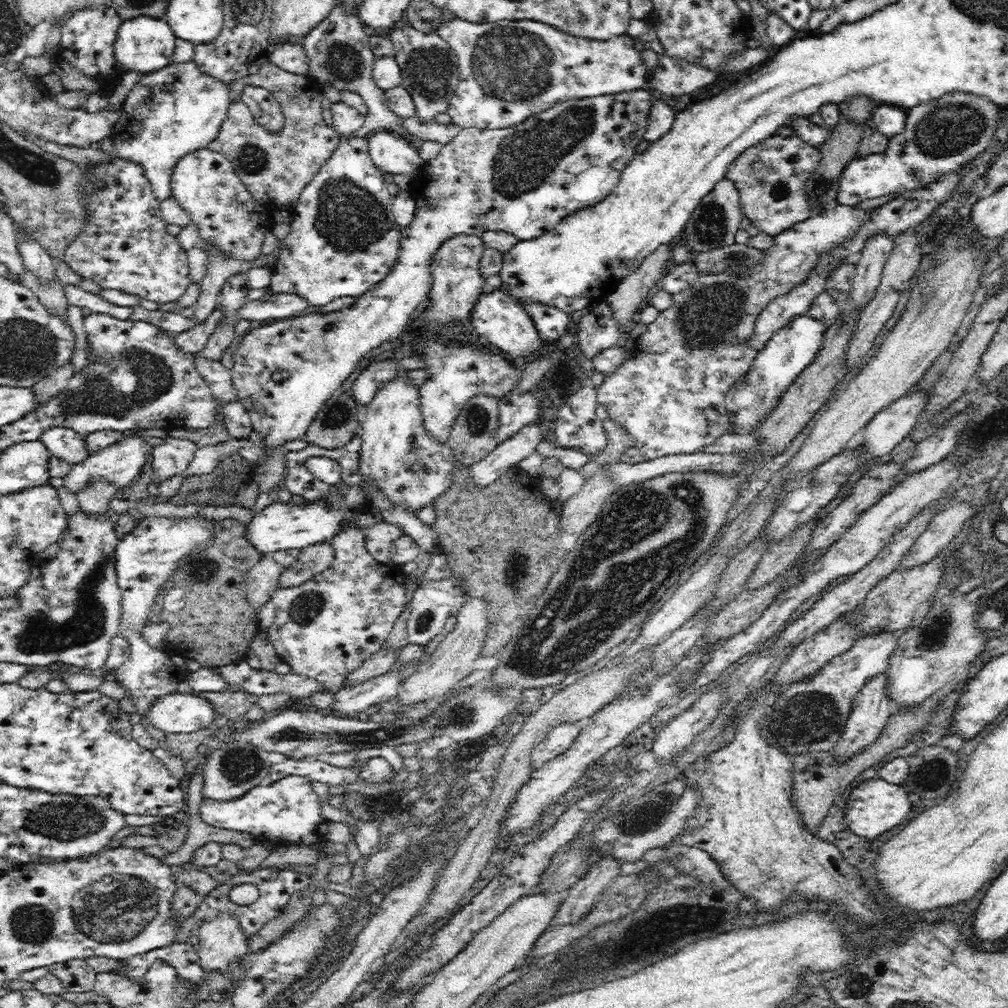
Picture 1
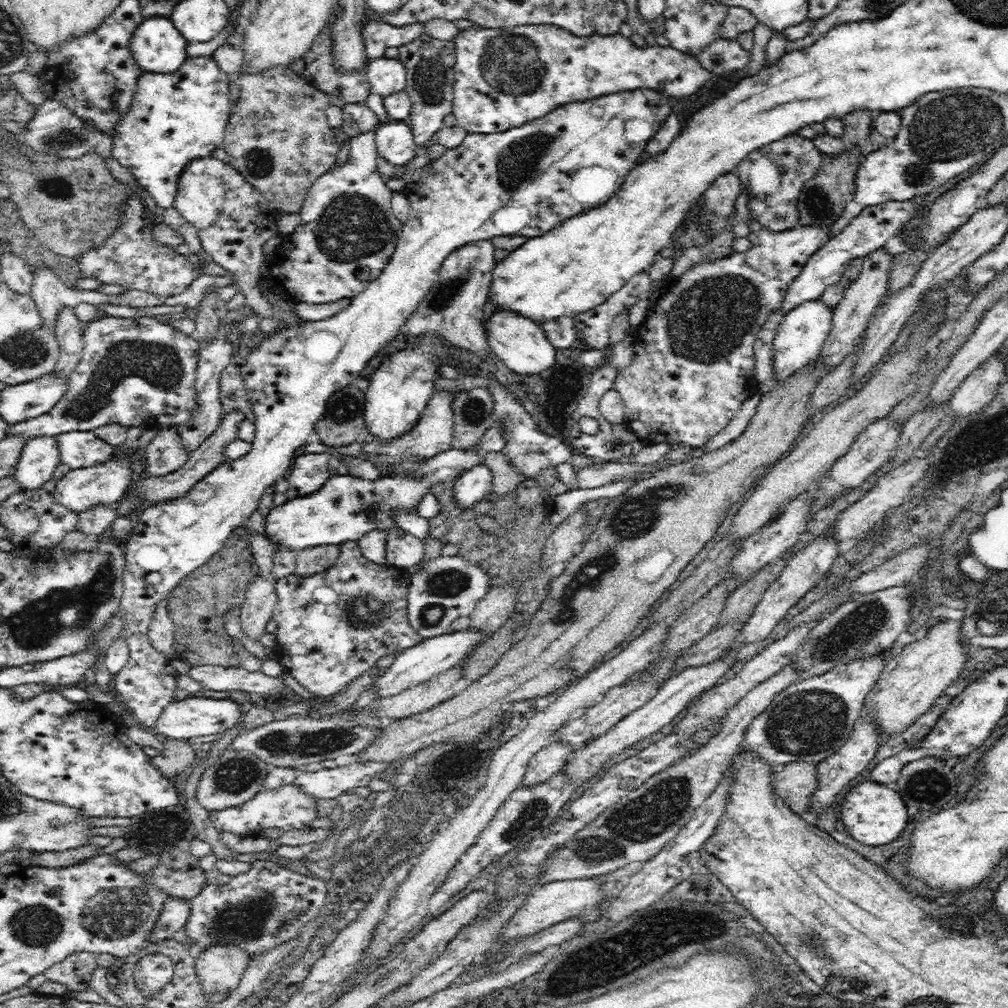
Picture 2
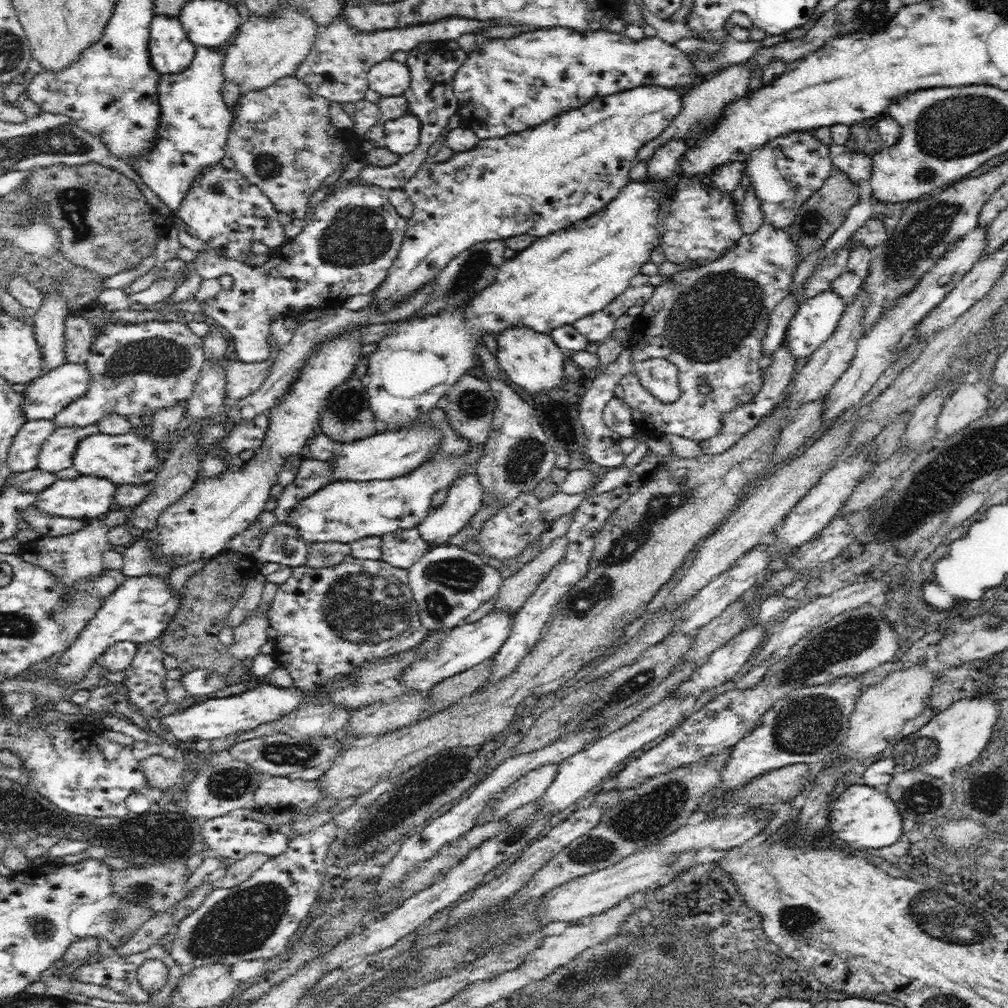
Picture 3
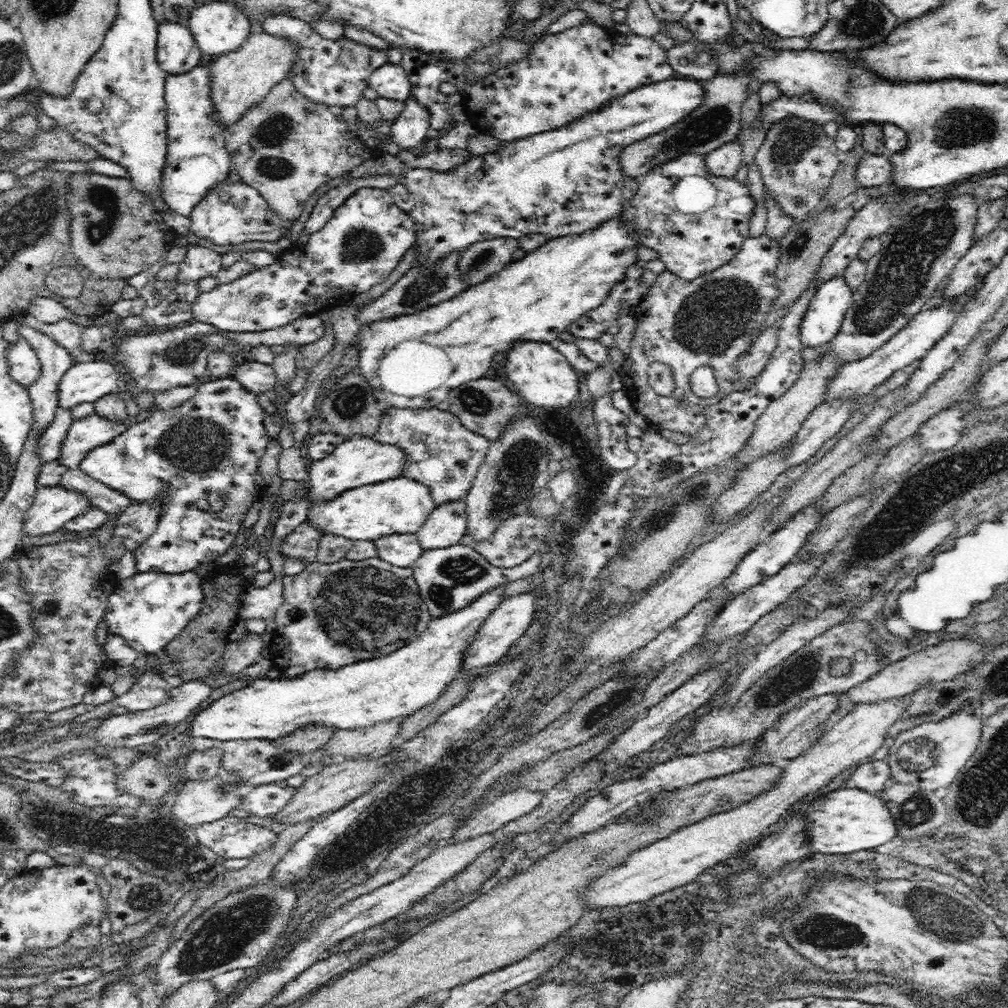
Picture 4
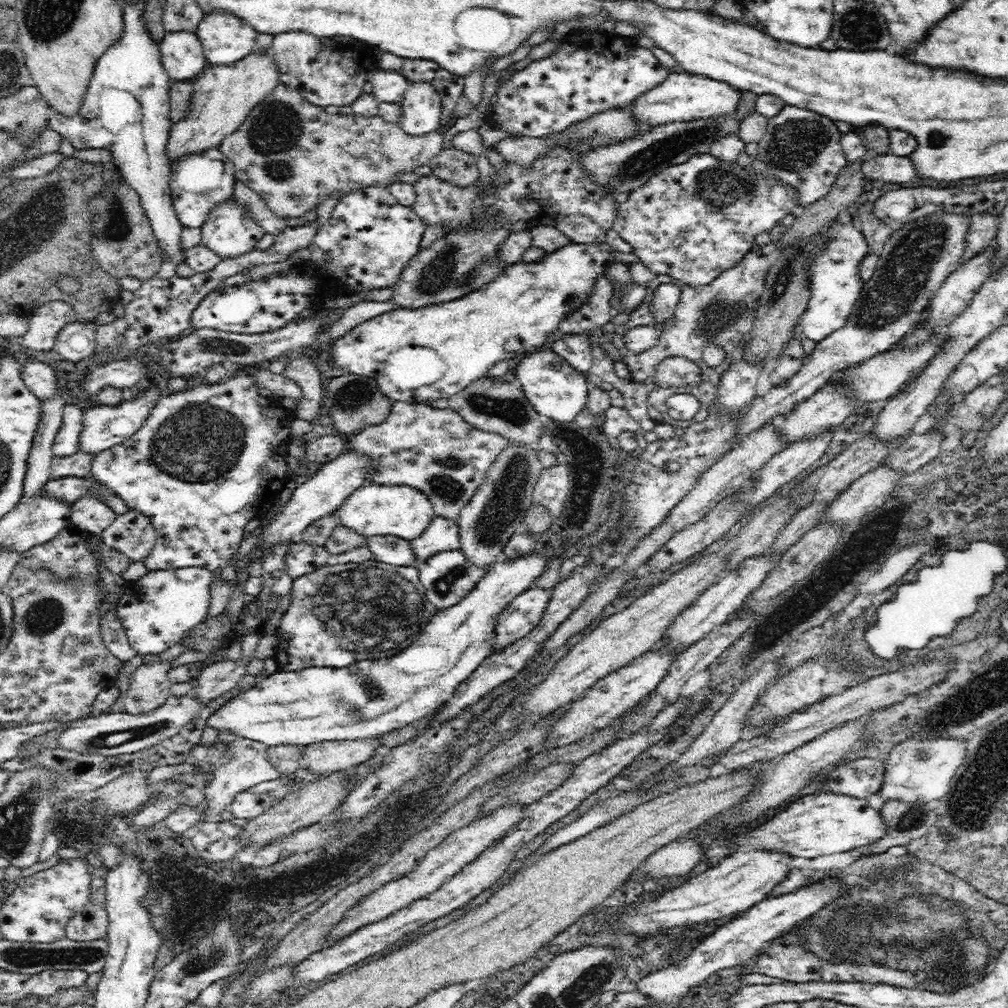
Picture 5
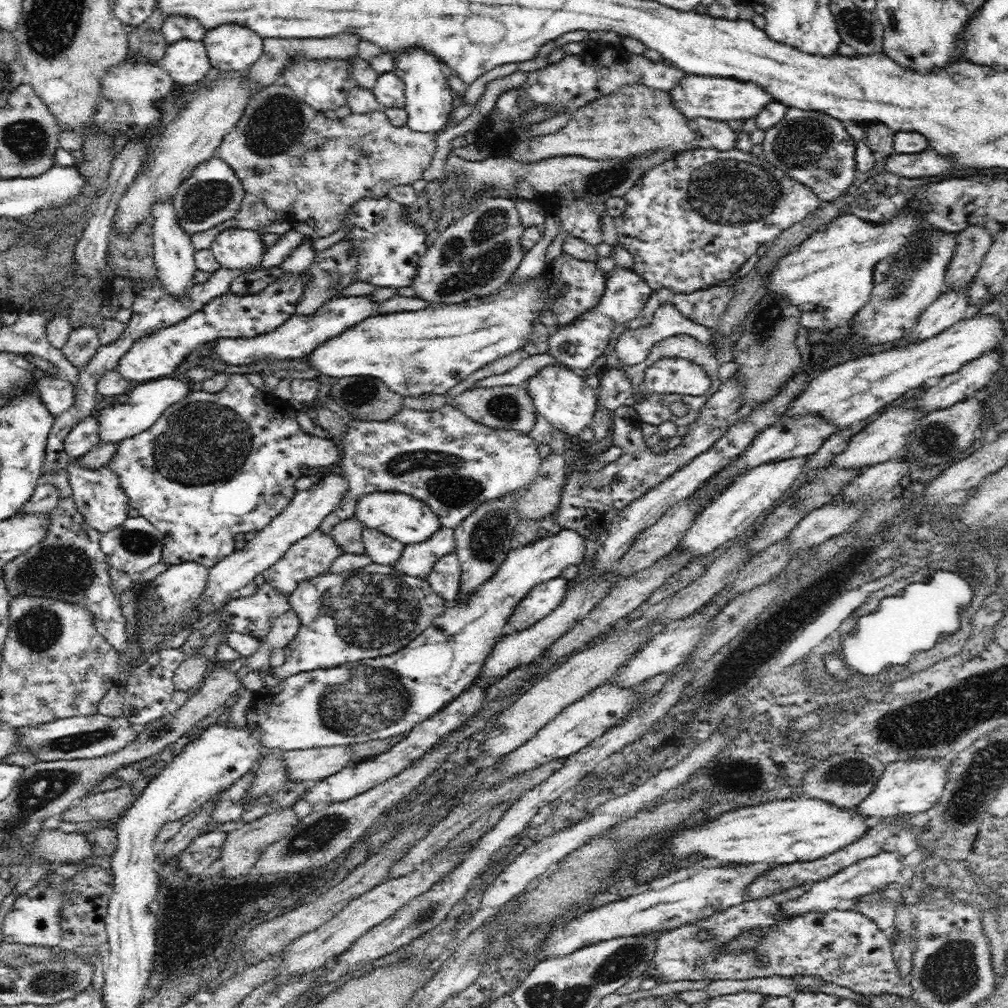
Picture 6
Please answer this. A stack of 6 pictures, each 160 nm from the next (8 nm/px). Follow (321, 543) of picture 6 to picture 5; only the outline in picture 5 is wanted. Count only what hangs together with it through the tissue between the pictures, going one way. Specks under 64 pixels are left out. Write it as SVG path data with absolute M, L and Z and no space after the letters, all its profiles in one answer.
M301 540L291 542L290 550L285 556L287 573L296 580L299 576L322 568L322 565L331 561L331 556L324 546L314 546Z

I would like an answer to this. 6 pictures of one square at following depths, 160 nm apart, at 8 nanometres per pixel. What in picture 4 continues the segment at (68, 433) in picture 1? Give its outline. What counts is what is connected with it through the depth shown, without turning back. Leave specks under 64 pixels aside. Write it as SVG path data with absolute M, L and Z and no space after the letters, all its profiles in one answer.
M232 376L225 377L224 379L206 379L204 383L198 386L198 392L194 394L192 400L186 400L186 403L178 406L173 411L162 412L158 408L153 409L153 411L154 413L150 418L146 418L146 420L141 422L135 422L126 429L126 432L122 432L118 437L112 438L107 444L99 445L97 448L92 449L90 453L82 458L79 468L90 476L90 478L123 492L134 502L161 498L163 502L162 518L158 523L157 529L148 540L143 541L142 546L135 547L133 551L135 556L135 570L137 572L181 573L192 571L194 568L202 566L202 564L209 564L214 567L218 563L219 556L222 556L224 552L228 552L228 548L236 540L236 534L240 532L242 521L244 521L248 510L253 506L252 504L258 500L262 492L265 492L264 479L260 477L260 471L256 467L256 462L260 460L260 456L264 456L270 442L273 440L266 433L266 428L262 421L265 417L265 412L258 403L258 396L254 392L244 388Z

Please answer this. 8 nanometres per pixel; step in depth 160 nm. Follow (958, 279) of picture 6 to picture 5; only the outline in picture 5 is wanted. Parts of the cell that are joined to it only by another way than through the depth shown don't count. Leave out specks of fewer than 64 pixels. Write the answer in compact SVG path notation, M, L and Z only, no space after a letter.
M980 212L973 214L970 219L965 253L961 258L961 263L966 262L976 254L980 254L980 252L984 252L992 242L995 242L997 235L997 216L987 212Z

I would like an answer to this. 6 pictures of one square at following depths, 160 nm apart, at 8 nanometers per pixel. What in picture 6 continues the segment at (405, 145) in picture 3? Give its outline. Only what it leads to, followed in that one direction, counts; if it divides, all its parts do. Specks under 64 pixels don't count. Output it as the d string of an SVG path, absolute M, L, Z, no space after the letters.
M408 50L404 54L390 52L395 60L394 72L405 82L405 109L407 127L414 132L438 134L445 129L448 116L458 102L450 84L446 80L445 66L438 58L424 50Z

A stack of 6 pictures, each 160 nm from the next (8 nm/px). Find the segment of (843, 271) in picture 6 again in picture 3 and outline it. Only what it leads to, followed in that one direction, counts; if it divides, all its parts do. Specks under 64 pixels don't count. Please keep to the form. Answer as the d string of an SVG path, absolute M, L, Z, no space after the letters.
M830 289L822 290L822 292L806 298L799 304L797 311L786 326L782 338L781 348L786 350L792 364L796 360L800 360L800 358L809 357L820 348L820 345L825 340L828 340L828 337L834 332L836 324L838 324L842 308L844 308L844 301L838 298L838 295L834 294Z

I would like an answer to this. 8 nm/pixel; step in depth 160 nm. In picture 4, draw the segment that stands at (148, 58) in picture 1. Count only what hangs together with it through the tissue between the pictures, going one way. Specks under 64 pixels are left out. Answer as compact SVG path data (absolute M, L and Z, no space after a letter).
M165 19L158 23L157 30L157 61L164 72L170 75L190 72L200 64L202 52L185 24Z

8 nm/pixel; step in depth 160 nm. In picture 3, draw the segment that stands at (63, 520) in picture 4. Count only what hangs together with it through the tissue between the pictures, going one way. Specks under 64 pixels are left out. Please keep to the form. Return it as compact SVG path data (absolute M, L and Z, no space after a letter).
M79 473L78 476L56 479L39 494L36 503L44 508L46 513L88 520L105 516L109 512L112 503L115 503L118 487L117 481L110 480L108 476Z

